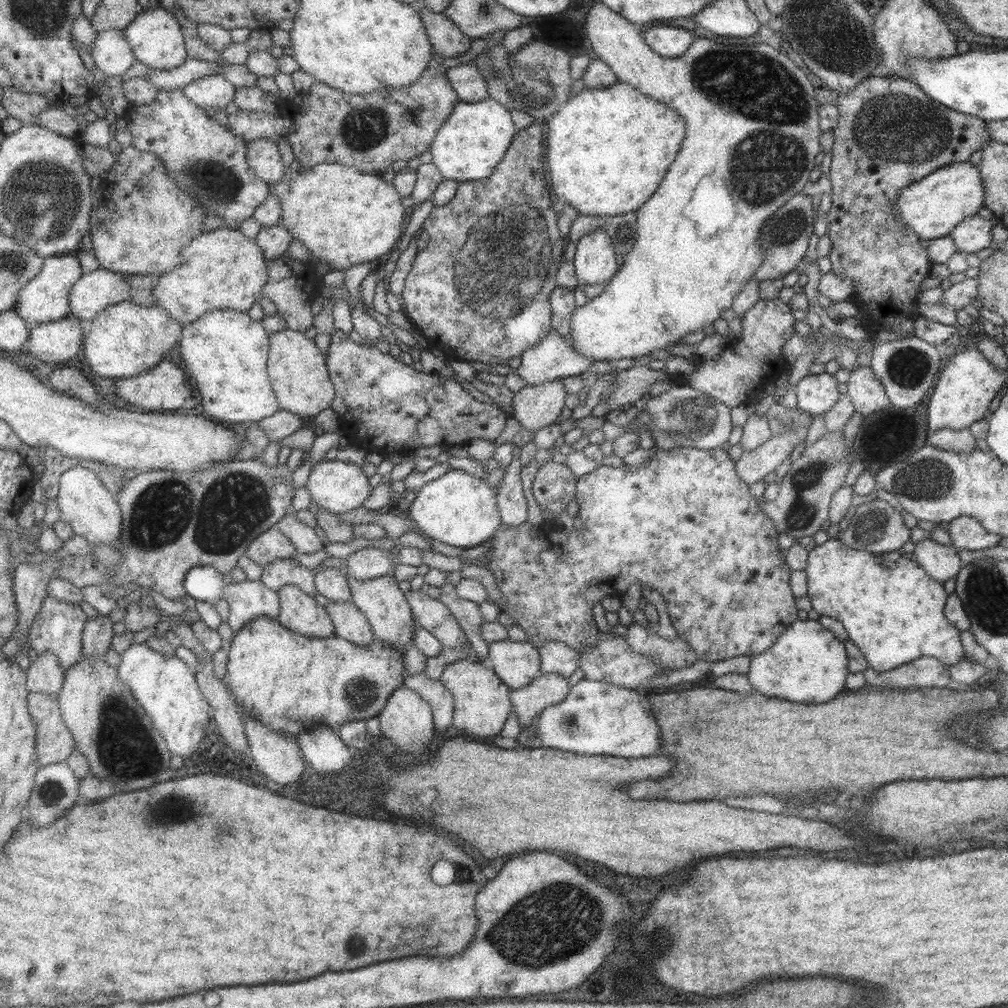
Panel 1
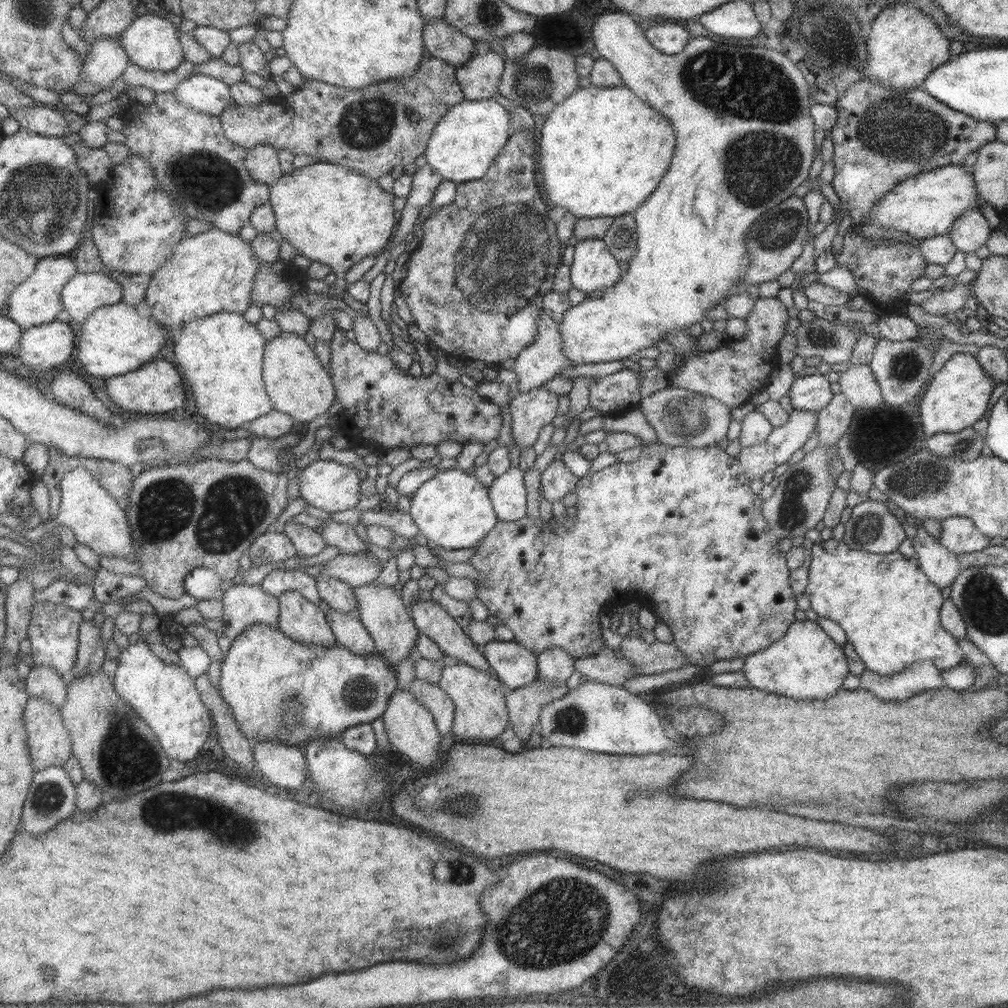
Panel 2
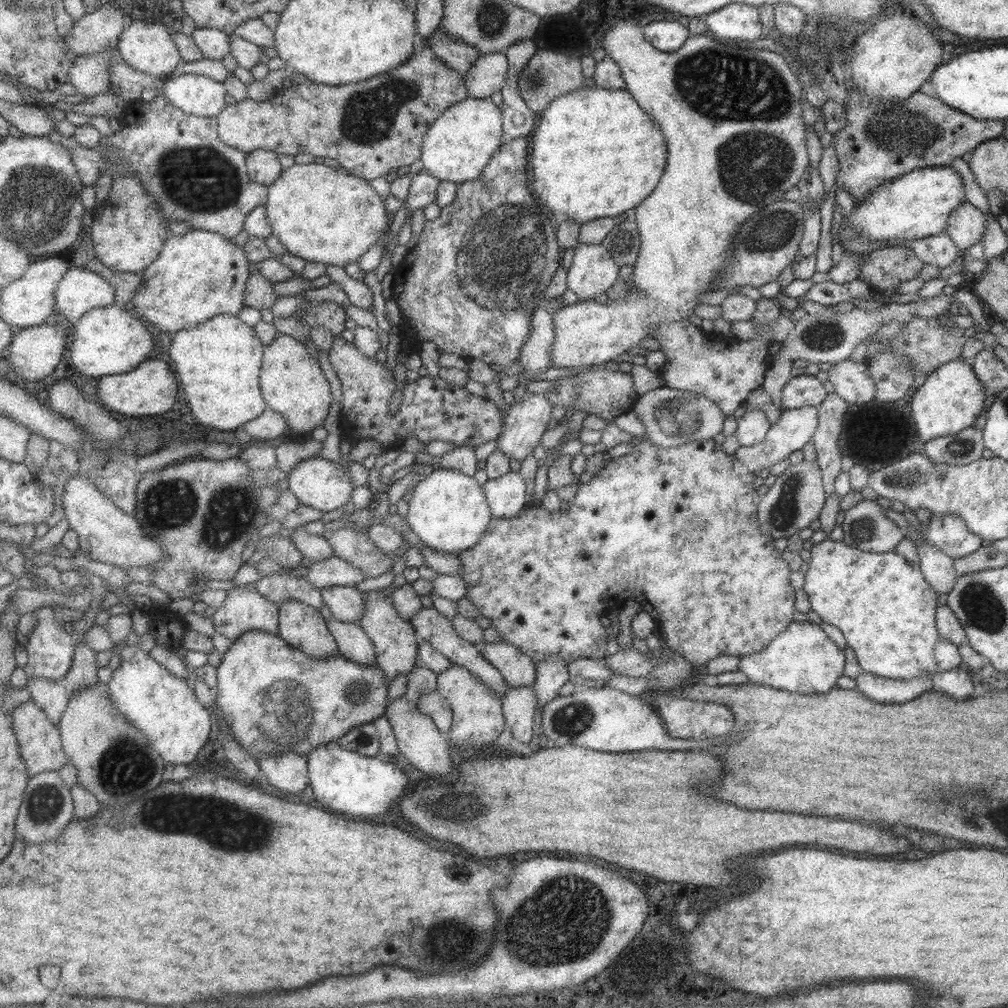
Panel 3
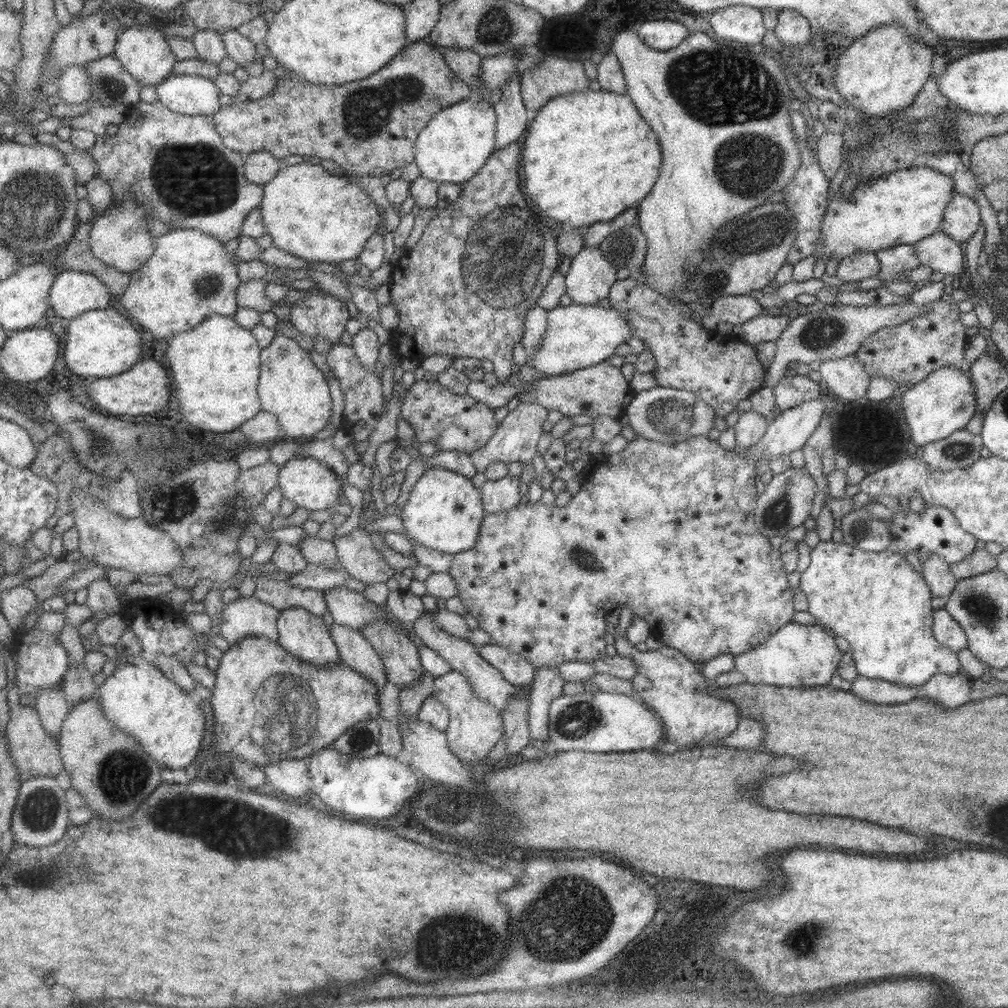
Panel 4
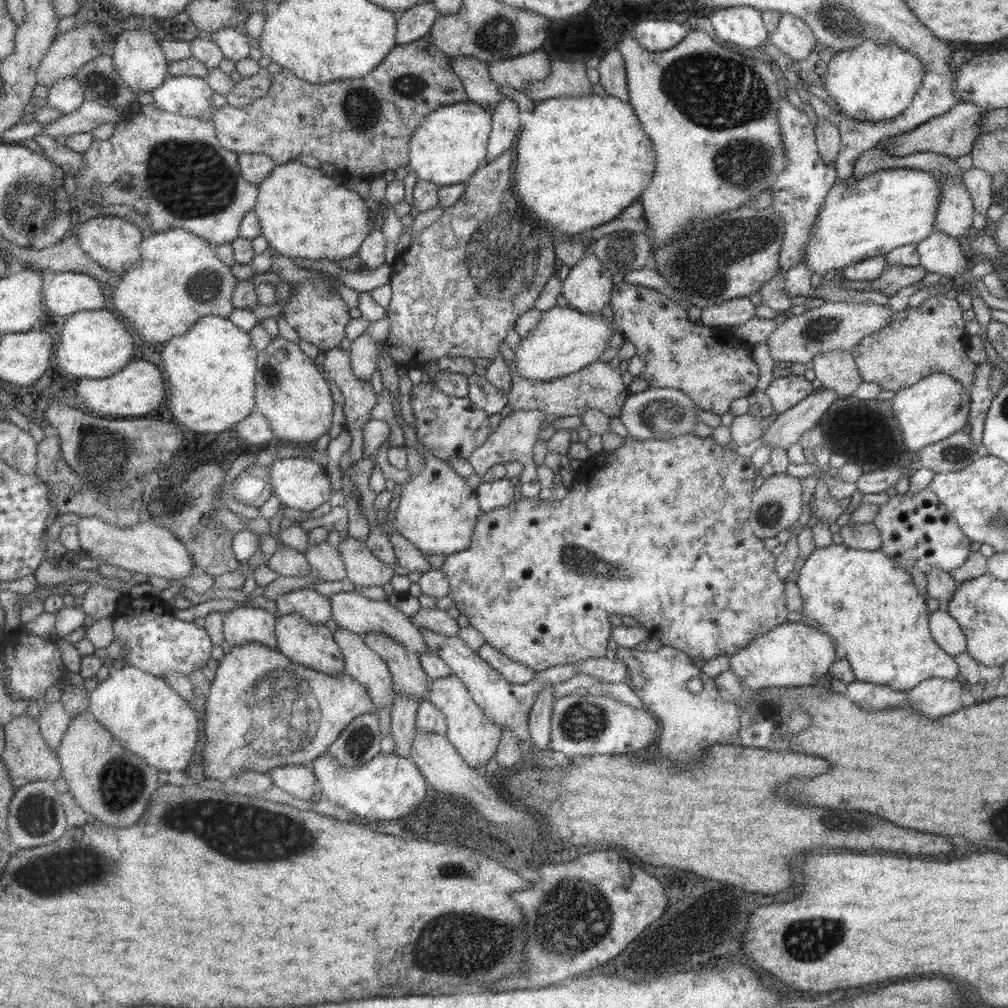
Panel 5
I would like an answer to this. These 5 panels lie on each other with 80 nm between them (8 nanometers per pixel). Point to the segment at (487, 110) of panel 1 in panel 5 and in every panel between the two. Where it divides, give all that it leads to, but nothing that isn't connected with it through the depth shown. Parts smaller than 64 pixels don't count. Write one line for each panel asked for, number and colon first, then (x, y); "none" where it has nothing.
2: (464, 143)
3: (459, 143)
4: (455, 144)
5: (448, 145)

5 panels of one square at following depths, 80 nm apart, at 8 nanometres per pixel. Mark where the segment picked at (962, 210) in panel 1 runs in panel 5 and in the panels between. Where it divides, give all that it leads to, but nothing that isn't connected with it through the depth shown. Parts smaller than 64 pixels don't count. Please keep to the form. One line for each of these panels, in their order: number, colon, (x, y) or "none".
2: (924, 206)
3: (914, 206)
4: (906, 205)
5: (860, 218)

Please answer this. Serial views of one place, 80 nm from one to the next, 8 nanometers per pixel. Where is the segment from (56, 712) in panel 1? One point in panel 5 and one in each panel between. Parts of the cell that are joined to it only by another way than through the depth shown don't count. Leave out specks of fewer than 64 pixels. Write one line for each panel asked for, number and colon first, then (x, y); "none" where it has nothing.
2: (51, 744)
3: (41, 742)
4: (36, 752)
5: (29, 758)

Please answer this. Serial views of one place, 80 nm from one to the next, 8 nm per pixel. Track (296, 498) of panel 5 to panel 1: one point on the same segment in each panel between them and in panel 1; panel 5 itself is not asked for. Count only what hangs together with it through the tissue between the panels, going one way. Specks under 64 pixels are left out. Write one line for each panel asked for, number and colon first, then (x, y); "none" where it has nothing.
1: (336, 486)
2: (329, 485)
3: (320, 483)
4: (304, 481)

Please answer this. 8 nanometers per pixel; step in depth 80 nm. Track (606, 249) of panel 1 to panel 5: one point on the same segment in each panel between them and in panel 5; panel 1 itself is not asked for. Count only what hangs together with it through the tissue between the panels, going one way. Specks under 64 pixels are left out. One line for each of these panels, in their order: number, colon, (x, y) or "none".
2: (592, 266)
3: (592, 271)
4: (589, 278)
5: (587, 288)

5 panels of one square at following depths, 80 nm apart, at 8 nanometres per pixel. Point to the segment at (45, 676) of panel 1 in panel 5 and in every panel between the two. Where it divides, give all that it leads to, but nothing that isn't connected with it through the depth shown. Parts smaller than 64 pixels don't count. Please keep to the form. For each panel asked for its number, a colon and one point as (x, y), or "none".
2: (43, 681)
3: (53, 696)
4: (52, 704)
5: (54, 719)

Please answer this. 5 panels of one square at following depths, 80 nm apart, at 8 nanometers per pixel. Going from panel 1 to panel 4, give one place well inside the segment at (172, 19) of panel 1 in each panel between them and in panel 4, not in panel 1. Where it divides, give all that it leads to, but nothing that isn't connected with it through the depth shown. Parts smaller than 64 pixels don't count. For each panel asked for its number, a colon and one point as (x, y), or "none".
2: (153, 42)
3: (150, 46)
4: (145, 51)

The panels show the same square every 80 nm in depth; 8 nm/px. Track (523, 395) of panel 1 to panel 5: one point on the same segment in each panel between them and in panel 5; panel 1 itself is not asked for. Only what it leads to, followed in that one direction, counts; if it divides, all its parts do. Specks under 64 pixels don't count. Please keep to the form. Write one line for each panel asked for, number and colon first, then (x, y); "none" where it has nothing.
2: (530, 412)
3: (526, 420)
4: (517, 433)
5: (513, 439)

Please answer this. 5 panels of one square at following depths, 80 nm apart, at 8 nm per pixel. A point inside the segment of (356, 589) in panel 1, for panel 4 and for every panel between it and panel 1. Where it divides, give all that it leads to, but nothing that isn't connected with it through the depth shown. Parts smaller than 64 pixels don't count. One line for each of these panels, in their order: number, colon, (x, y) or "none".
2: (380, 610)
3: (394, 641)
4: (398, 654)

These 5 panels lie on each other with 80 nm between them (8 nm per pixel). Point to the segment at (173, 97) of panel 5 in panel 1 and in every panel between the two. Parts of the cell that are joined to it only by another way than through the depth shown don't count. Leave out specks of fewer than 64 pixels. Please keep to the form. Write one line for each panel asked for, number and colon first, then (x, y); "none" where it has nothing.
1: (213, 91)
2: (206, 94)
3: (199, 95)
4: (192, 95)

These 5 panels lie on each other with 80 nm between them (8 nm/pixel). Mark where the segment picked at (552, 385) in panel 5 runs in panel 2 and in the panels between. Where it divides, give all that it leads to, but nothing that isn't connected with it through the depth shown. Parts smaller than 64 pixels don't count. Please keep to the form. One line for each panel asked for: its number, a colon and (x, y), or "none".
2: (608, 394)
3: (605, 393)
4: (599, 390)

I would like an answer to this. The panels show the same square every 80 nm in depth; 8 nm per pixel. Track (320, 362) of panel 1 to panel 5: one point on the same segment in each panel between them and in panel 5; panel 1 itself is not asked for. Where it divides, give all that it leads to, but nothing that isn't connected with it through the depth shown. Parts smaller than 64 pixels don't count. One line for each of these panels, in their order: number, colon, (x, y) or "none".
2: (296, 383)
3: (291, 383)
4: (289, 385)
5: (290, 392)

